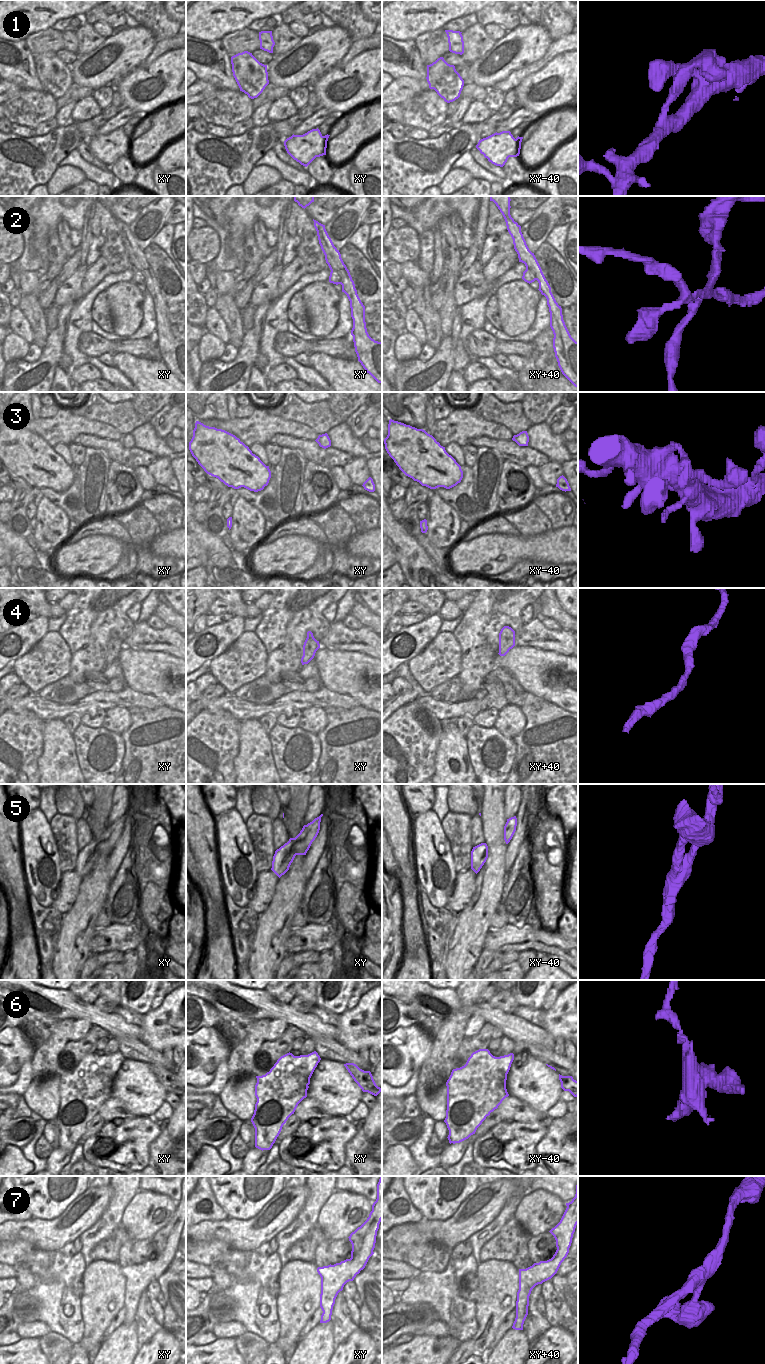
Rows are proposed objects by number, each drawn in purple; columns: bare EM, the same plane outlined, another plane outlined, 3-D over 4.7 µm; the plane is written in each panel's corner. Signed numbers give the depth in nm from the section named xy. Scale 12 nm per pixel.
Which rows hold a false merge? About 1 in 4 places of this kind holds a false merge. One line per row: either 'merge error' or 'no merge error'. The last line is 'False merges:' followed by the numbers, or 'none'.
1: no merge error
2: merge error
3: no merge error
4: no merge error
5: no merge error
6: merge error
7: no merge error
False merges: 2, 6

